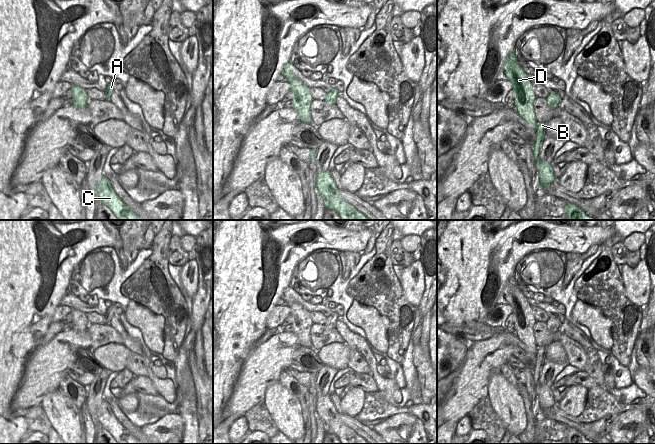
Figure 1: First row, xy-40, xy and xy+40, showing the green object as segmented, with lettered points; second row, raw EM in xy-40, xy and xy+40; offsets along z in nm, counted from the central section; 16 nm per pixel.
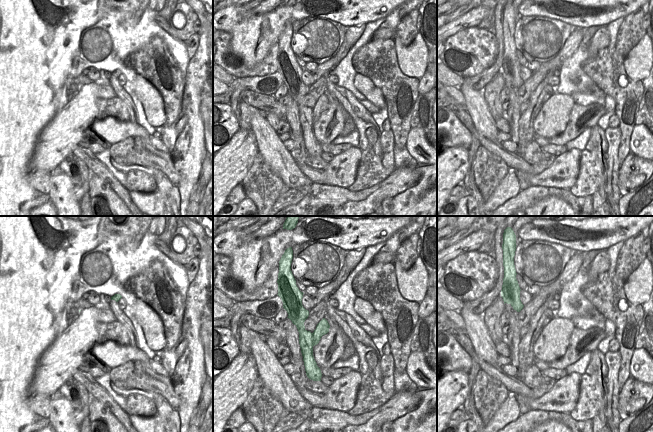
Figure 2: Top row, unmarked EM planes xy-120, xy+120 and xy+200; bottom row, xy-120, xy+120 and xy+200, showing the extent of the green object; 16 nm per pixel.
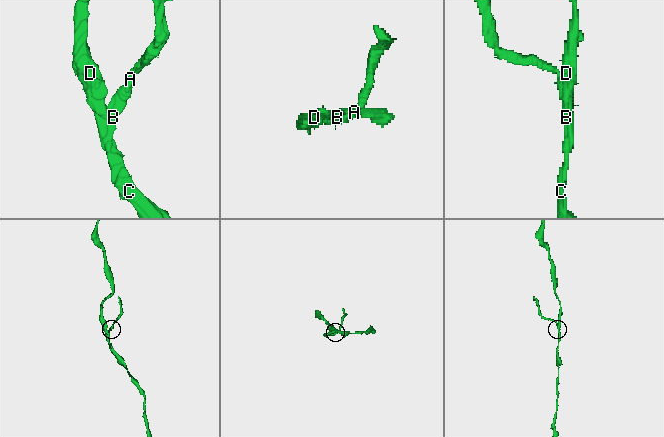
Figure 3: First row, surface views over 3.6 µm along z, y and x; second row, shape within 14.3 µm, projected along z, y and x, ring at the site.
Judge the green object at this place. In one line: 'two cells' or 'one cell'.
two cells

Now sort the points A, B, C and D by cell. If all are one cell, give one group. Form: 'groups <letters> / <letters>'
groups A B / C D

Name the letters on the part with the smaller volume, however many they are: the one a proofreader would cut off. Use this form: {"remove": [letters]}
{"remove": ["A", "B"]}

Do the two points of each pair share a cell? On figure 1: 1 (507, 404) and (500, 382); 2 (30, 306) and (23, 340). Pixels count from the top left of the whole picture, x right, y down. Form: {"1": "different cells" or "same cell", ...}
{"1": "same cell", "2": "same cell"}

